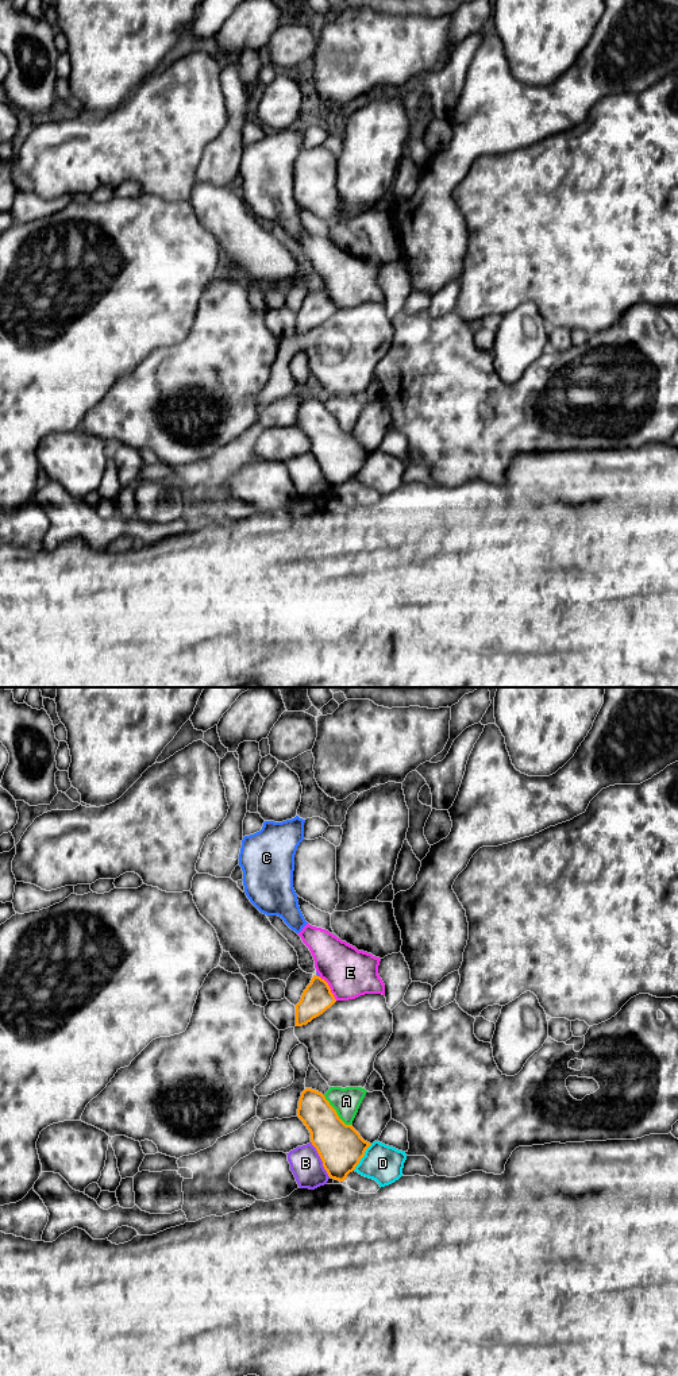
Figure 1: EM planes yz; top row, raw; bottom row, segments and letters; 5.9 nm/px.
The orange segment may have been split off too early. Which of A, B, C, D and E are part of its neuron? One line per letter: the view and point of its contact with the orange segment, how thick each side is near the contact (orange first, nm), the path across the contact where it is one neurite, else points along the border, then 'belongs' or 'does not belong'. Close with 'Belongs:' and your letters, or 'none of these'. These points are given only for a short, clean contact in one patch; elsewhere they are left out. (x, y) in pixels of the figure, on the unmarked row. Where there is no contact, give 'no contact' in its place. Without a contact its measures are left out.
A: yz (336, 421) | 280/160 nm | does not belong
B: yz (320, 466) | 280/190 nm | does not belong
C: yz (316, 284) | 180/20 nm | does not belong
D: yz (362, 465) | 280/220 nm | does not belong
E: yz (328, 296) | 180/280 nm | along yz (319, 285), (327, 292), (336, 308) | does not belong
Belongs: none of these

